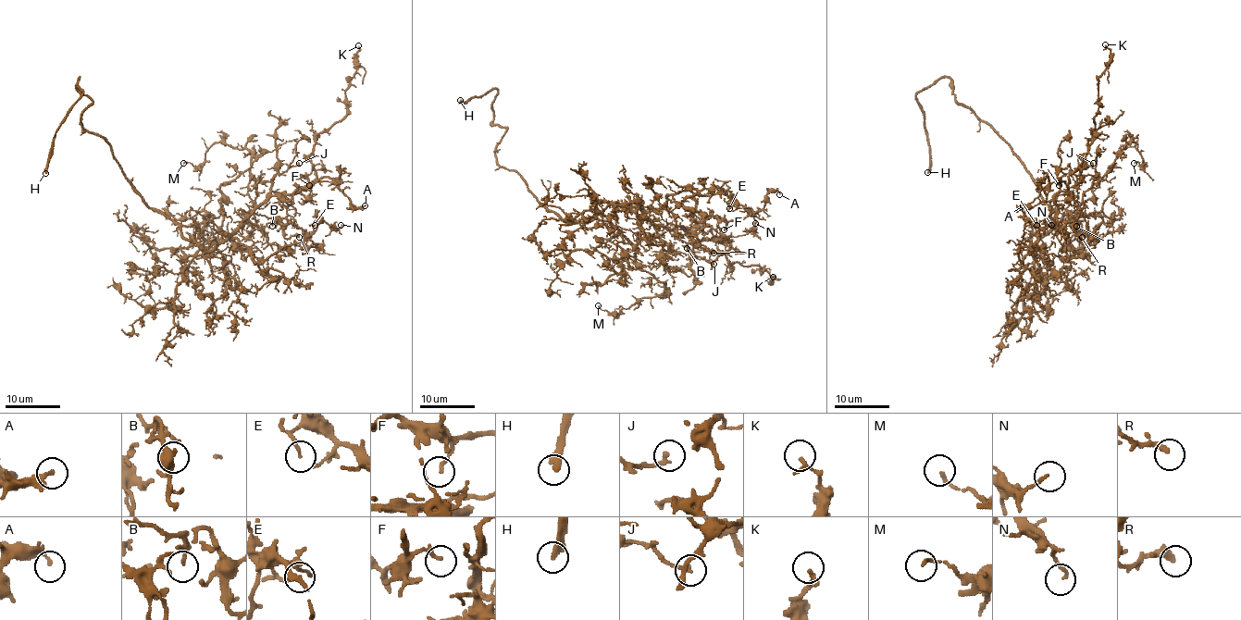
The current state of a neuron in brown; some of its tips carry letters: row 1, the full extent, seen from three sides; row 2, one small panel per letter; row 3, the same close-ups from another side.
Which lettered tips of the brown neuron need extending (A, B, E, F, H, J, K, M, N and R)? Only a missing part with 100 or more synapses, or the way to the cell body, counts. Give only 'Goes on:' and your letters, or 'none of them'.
Goes on: H

